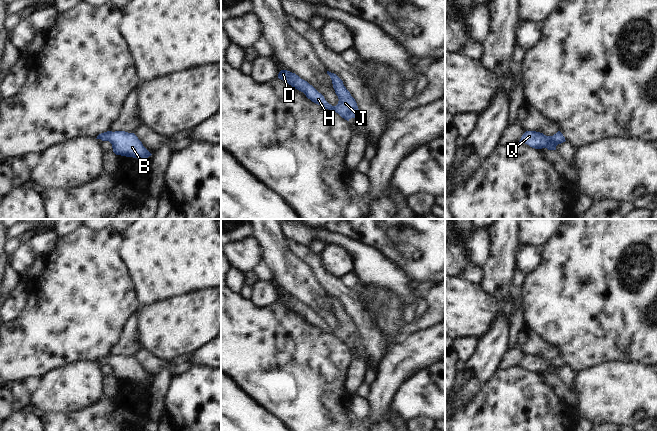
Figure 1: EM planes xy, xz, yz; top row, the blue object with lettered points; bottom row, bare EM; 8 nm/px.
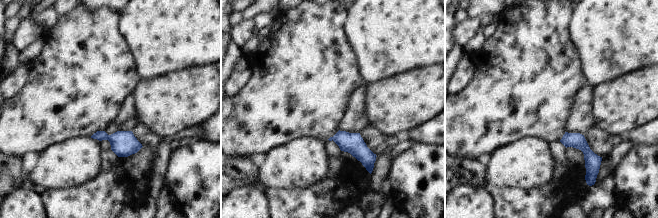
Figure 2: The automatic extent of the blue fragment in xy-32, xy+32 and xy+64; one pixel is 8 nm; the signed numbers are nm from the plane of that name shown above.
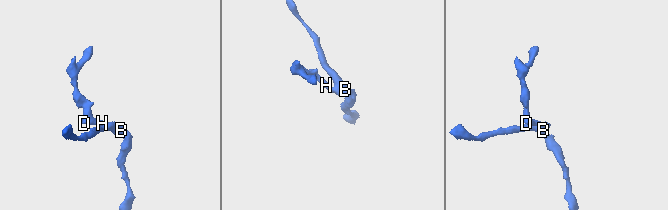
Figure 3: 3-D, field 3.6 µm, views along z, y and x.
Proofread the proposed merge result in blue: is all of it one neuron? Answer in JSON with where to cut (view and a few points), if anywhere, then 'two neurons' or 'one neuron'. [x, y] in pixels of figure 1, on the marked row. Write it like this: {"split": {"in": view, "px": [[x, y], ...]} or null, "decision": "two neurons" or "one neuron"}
{"split": null, "decision": "one neuron"}

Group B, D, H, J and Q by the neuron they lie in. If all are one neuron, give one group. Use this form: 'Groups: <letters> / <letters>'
Groups: B D H J Q

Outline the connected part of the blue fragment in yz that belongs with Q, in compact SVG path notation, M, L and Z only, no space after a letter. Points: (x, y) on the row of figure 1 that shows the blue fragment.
M526 131L519 142L525 143L535 149L547 148L548 150L556 150L556 146L565 141L565 137L560 131L553 136L546 136L536 131Z

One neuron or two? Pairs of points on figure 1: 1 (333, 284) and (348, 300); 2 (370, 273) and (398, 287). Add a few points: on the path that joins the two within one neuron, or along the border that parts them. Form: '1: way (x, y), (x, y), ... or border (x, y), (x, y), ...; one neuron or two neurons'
1: way (336, 288), (344, 296); one neuron
2: way (377, 273), (385, 274), (391, 280); one neuron

